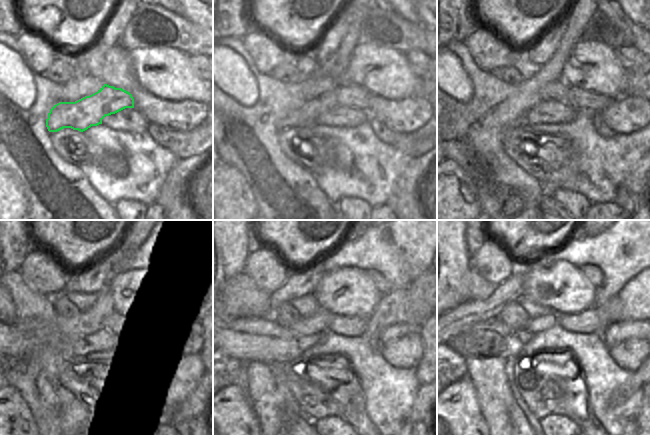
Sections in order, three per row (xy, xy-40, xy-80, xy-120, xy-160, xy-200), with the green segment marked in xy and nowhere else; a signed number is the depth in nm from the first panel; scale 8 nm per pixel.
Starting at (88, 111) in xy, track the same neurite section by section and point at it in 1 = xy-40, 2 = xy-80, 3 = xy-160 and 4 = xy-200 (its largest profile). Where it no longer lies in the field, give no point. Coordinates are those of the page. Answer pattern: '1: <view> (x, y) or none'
1: xy-40 (349, 95)
2: xy-80 (580, 99)
3: xy-160 (388, 334)
4: xy-200 (616, 333)

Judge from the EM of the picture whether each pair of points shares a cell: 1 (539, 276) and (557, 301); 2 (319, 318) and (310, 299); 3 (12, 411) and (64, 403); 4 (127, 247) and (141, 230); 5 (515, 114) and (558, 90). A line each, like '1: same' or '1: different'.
1: same
2: different
3: different
4: same
5: different

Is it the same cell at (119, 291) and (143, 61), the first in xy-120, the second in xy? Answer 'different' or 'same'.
same

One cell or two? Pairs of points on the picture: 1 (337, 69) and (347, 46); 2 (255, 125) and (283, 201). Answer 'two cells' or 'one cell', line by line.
1: one cell
2: one cell

